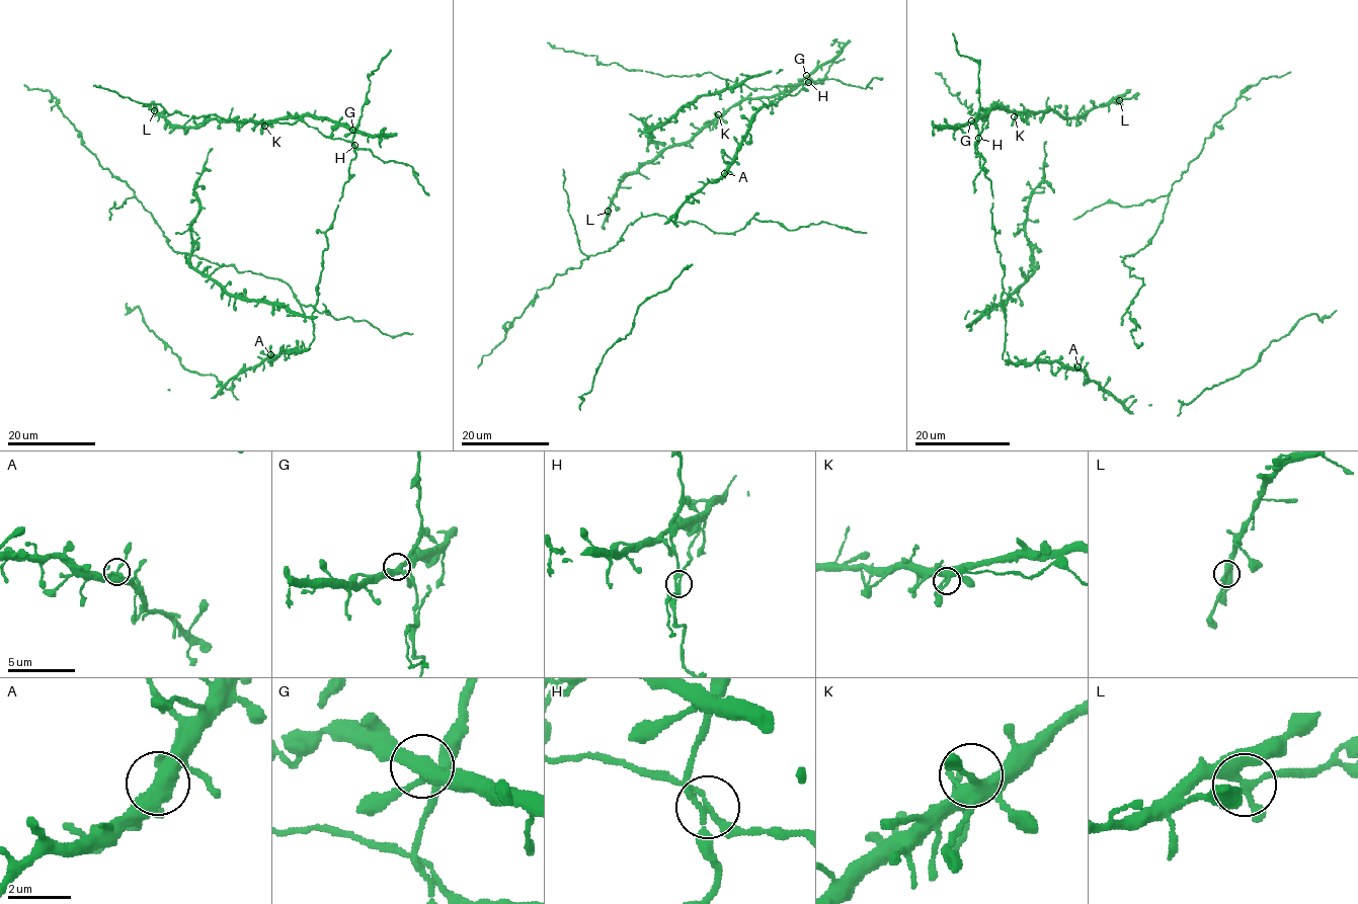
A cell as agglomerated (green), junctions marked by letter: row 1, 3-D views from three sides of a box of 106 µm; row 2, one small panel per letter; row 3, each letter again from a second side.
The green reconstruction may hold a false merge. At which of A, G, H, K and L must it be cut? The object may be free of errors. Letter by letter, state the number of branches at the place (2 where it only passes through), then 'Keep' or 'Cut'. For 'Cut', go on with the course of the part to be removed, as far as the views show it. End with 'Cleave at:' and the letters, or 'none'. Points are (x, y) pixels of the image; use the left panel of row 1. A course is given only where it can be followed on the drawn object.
A: Branches: 5. Keep
G: Branches: 4. Keep
H: Branches: 4. Keep
K: Branches: 4. Keep
L: Branches: 4. Cut
Cleave at: L

